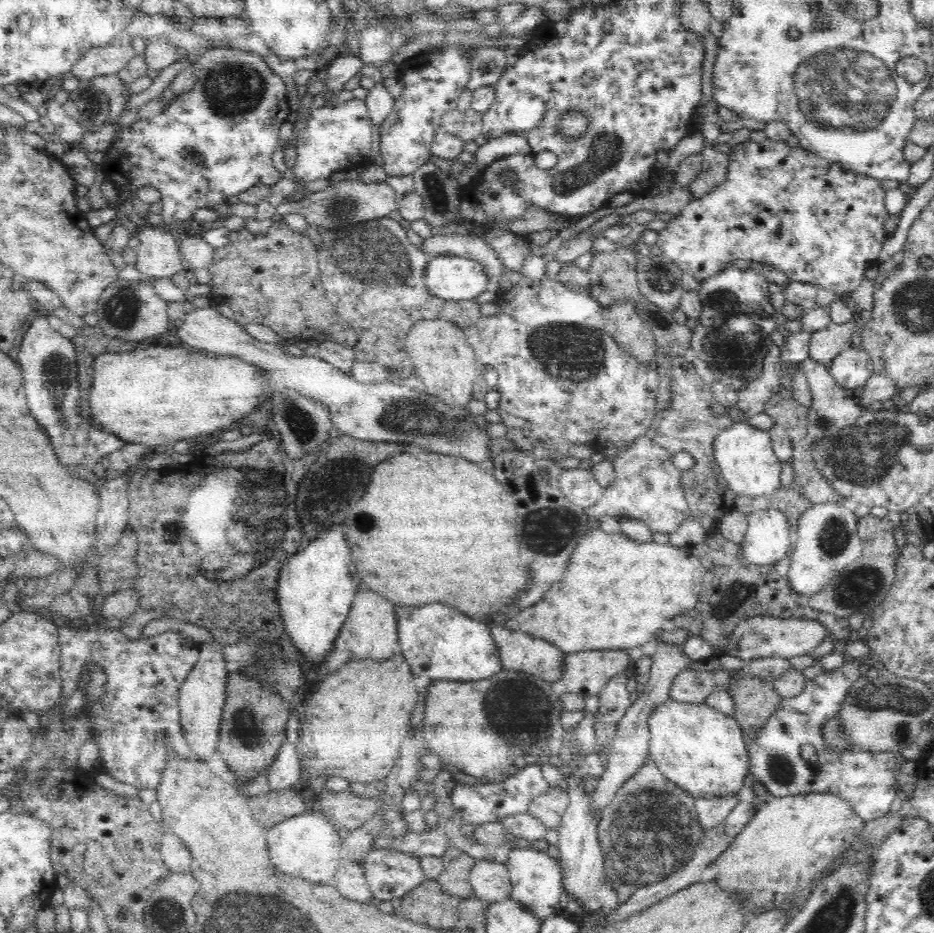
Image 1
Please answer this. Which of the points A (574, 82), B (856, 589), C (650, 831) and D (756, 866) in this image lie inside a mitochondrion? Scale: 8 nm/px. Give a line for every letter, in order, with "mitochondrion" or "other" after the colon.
A: other
B: mitochondrion
C: mitochondrion
D: other

